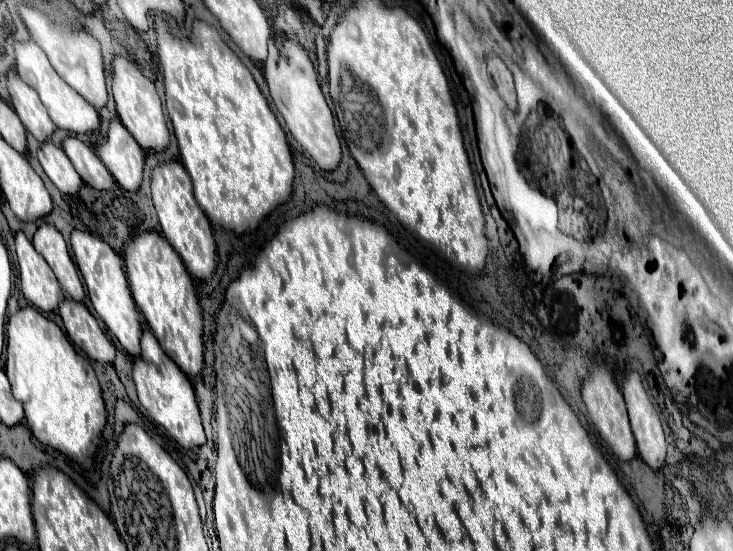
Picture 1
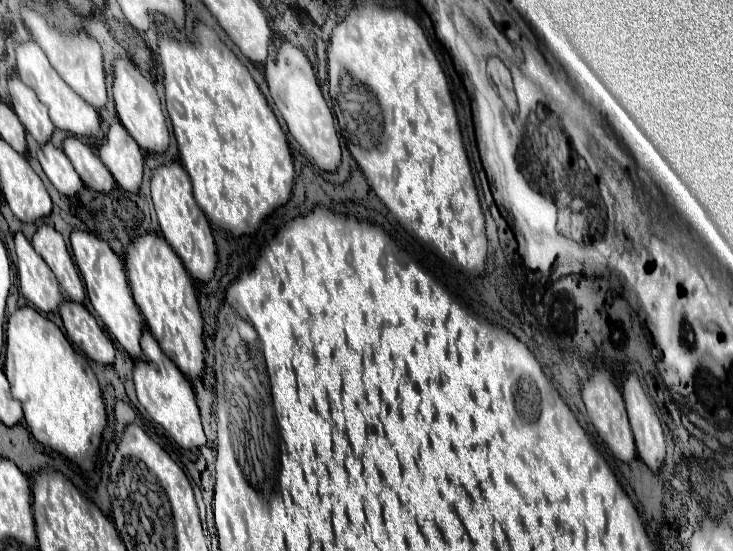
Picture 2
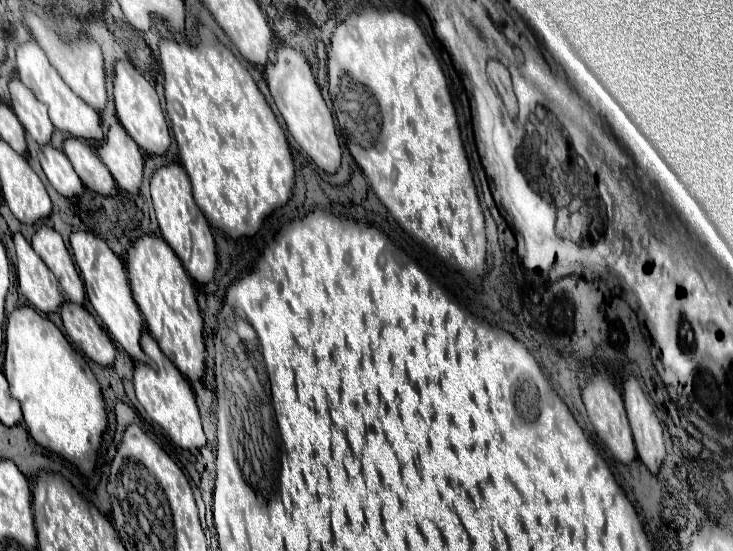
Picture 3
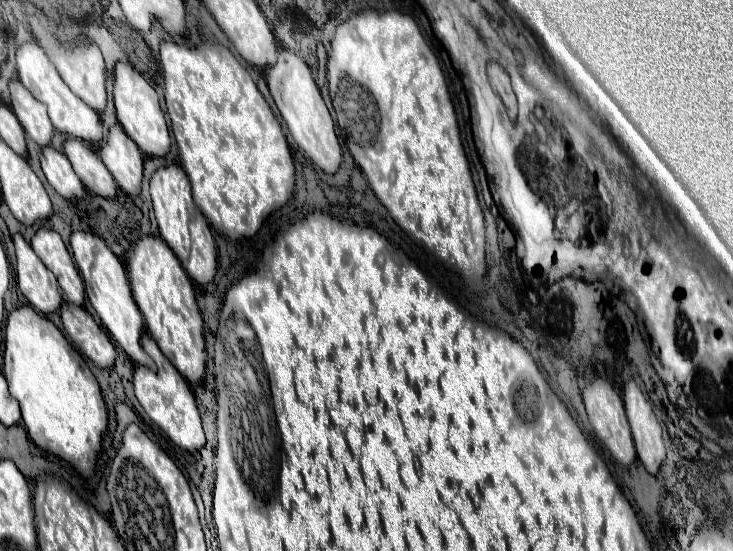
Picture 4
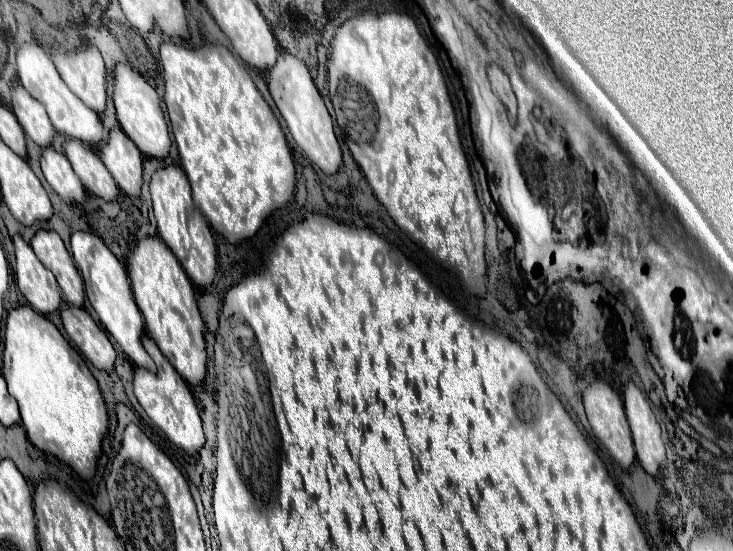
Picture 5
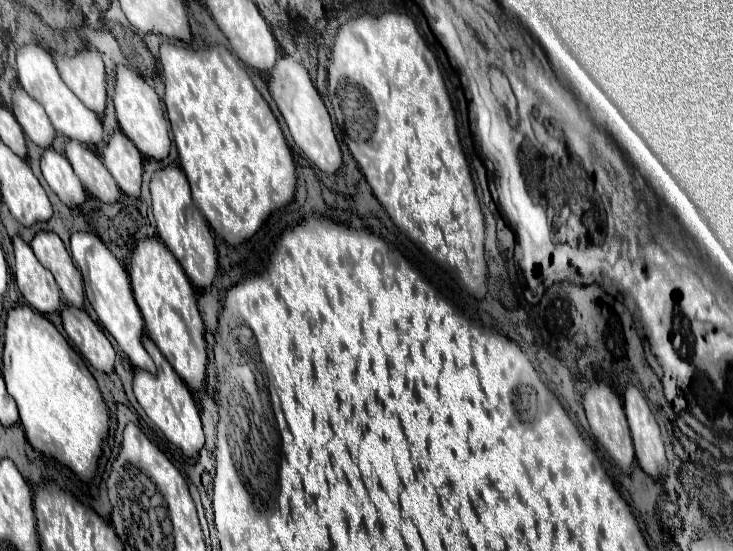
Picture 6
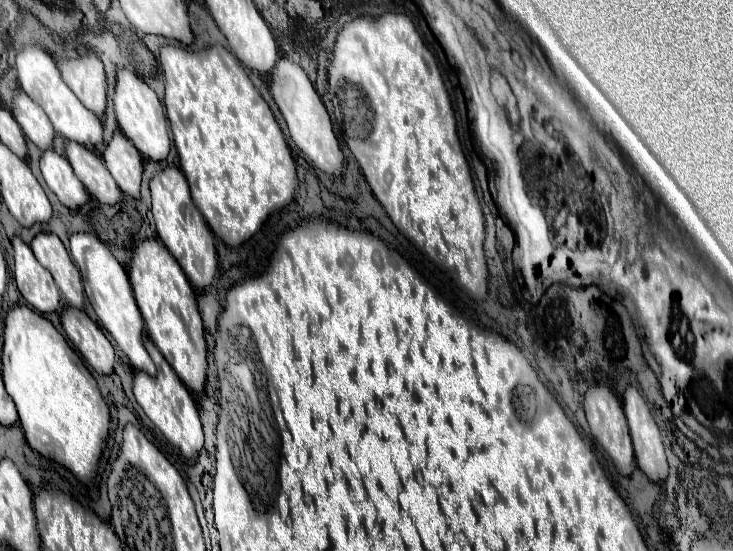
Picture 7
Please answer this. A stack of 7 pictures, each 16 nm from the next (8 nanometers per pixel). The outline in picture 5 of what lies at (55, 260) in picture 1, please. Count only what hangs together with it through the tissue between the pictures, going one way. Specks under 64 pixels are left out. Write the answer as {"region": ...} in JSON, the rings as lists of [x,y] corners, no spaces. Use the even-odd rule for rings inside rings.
{"region":[[[38,230],[30,246],[38,260],[56,276],[64,300],[80,308],[84,304],[84,280],[74,266],[74,260],[68,254],[62,238],[52,230]]]}

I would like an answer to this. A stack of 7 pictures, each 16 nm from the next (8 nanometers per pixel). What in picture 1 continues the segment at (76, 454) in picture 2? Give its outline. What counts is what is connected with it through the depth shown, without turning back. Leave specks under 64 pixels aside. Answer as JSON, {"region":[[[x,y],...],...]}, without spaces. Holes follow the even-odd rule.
{"region":[[[32,306],[20,308],[18,312],[14,312],[8,318],[6,334],[8,334],[6,376],[12,384],[14,398],[20,400],[22,406],[24,406],[24,418],[26,418],[26,424],[28,424],[30,432],[44,446],[50,446],[50,448],[62,452],[70,460],[78,462],[82,468],[90,468],[92,460],[95,460],[101,433],[108,424],[100,384],[96,380],[96,374],[94,374],[92,366],[88,364],[88,360],[84,356],[80,356],[72,348],[72,344],[64,336],[64,332],[52,320],[38,314]]]}

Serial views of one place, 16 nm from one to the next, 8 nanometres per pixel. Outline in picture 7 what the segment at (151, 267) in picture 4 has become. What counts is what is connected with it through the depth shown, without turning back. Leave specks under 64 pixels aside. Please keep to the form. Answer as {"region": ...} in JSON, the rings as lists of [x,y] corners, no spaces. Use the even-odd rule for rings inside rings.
{"region":[[[150,238],[140,242],[140,246],[136,248],[128,268],[128,276],[136,296],[136,304],[146,322],[148,338],[158,346],[182,384],[192,392],[200,392],[206,382],[204,326],[196,306],[194,290],[182,268],[176,264],[174,256],[160,244],[160,240]]]}

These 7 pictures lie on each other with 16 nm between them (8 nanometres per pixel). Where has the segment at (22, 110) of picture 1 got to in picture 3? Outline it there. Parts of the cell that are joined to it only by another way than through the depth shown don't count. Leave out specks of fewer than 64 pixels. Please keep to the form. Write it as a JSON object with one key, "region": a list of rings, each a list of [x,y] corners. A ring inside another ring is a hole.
{"region":[[[18,78],[10,80],[8,86],[10,86],[10,96],[12,96],[12,110],[18,116],[24,130],[40,146],[48,144],[54,134],[54,126],[48,118],[44,104],[40,104],[40,100],[36,100],[36,96]]]}

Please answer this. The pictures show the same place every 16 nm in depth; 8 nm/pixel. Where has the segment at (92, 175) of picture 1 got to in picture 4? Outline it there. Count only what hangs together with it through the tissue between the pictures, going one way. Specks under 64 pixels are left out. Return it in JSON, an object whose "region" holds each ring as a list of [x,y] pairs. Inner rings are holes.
{"region":[[[68,138],[64,142],[64,154],[68,156],[74,172],[78,174],[78,178],[82,180],[86,190],[90,190],[106,200],[116,198],[118,186],[116,186],[112,174],[108,172],[104,162],[98,158],[98,154],[88,144],[84,144],[82,140]]]}

